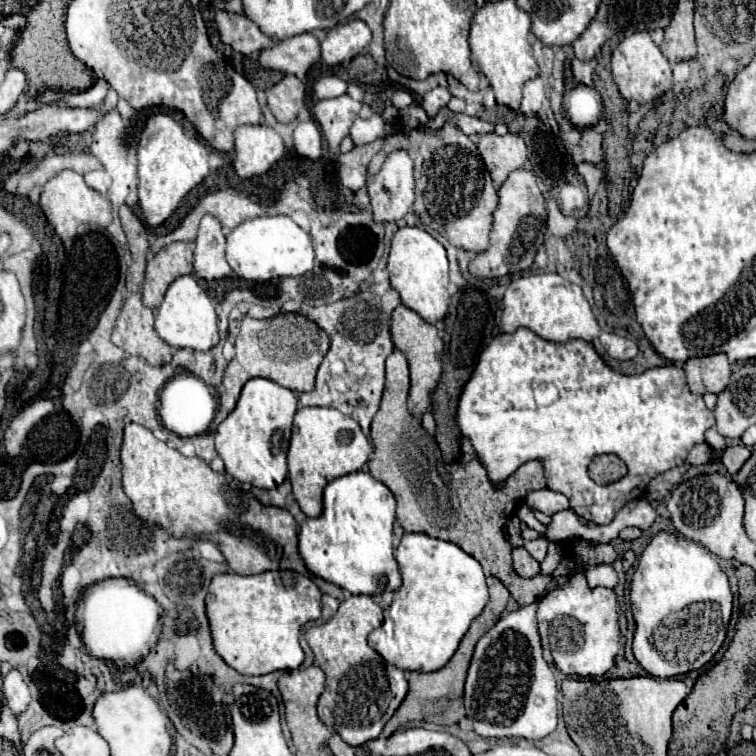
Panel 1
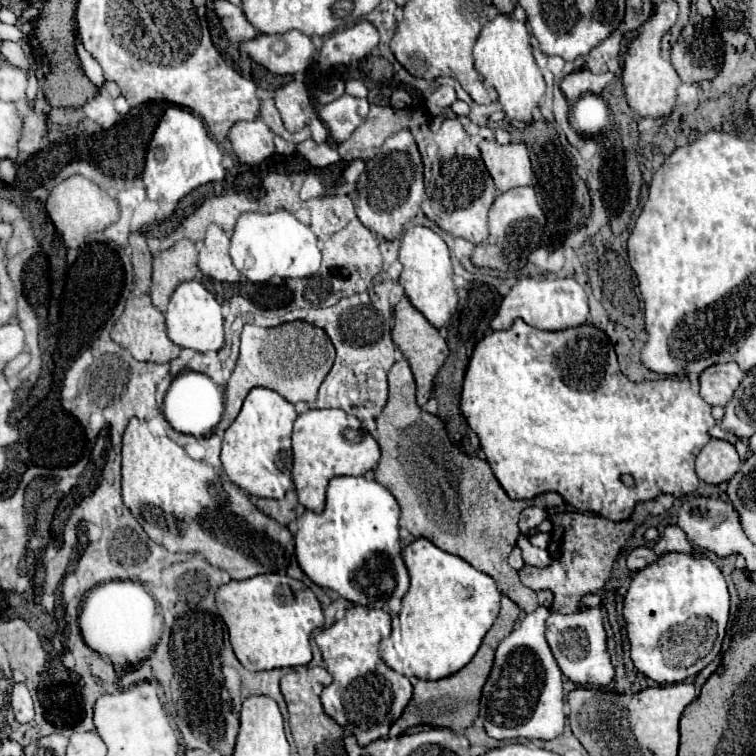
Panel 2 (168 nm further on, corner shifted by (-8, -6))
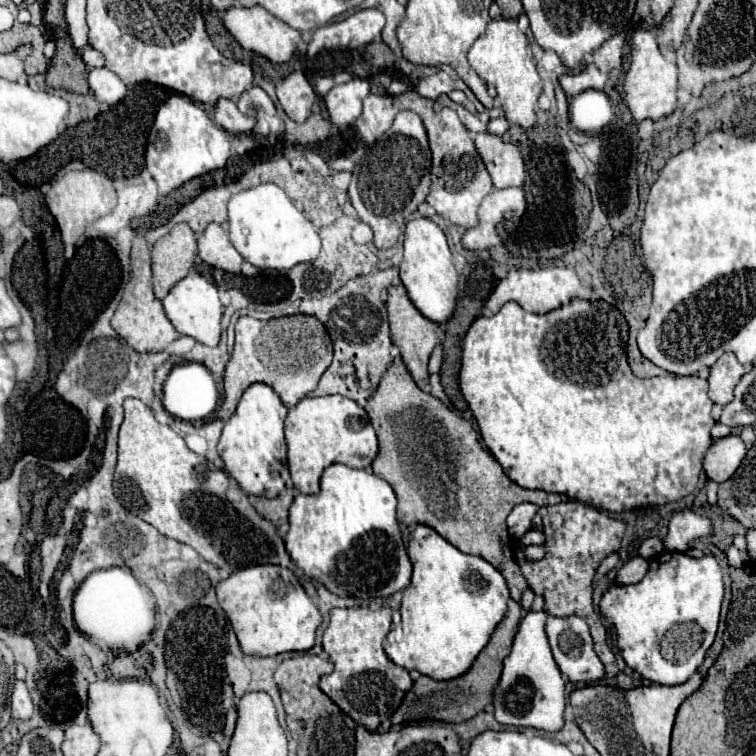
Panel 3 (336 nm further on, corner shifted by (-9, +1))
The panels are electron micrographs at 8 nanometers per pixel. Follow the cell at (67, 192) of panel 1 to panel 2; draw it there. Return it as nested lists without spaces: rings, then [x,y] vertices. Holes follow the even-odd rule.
[[[82,175],[68,177],[60,185],[56,185],[52,189],[50,197],[46,199],[46,211],[48,211],[50,219],[52,219],[52,223],[56,225],[58,233],[62,235],[64,245],[68,249],[76,249],[86,235],[96,233],[96,231],[104,231],[108,225],[112,225],[120,217],[116,199],[112,199],[94,181],[90,181],[90,179],[82,177]]]

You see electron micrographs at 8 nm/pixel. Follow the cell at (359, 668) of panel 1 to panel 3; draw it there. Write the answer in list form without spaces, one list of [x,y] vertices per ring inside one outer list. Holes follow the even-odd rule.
[[[333,608],[331,622],[323,634],[323,650],[329,654],[335,668],[329,676],[321,678],[319,688],[347,716],[351,716],[357,724],[363,724],[369,732],[375,732],[379,724],[391,718],[413,684],[409,672],[391,662],[383,652],[383,638],[391,628],[389,622],[391,608]]]

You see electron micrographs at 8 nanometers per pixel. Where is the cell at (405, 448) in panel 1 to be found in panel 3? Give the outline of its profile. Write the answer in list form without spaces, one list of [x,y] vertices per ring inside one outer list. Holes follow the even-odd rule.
[[[395,358],[389,370],[385,372],[377,392],[367,404],[367,412],[379,438],[379,454],[373,460],[373,472],[379,478],[387,480],[391,488],[395,490],[397,500],[399,500],[397,520],[407,526],[415,526],[415,524],[431,526],[435,532],[439,532],[447,542],[451,542],[463,554],[481,556],[503,574],[503,578],[507,580],[511,598],[515,602],[521,602],[521,594],[529,586],[511,550],[511,538],[505,524],[507,514],[517,504],[523,504],[523,502],[533,502],[537,506],[559,504],[561,496],[547,494],[543,490],[525,490],[517,486],[515,482],[511,482],[505,476],[499,462],[487,450],[483,450],[473,426],[465,422],[459,414],[455,414],[451,408],[447,408],[439,398],[419,390],[401,358]]]

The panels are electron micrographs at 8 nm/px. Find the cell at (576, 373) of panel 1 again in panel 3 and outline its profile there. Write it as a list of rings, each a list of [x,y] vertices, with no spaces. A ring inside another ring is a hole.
[[[575,300],[559,310],[553,310],[549,314],[529,314],[519,304],[507,302],[497,314],[493,316],[479,316],[463,340],[463,358],[461,358],[461,372],[459,372],[459,384],[461,394],[465,402],[469,404],[477,424],[483,442],[487,444],[489,452],[495,456],[495,460],[503,466],[505,474],[519,484],[521,488],[529,490],[545,490],[545,492],[557,492],[565,494],[573,500],[585,502],[595,506],[597,510],[605,512],[629,512],[639,506],[659,506],[667,502],[677,502],[685,496],[689,496],[701,474],[701,460],[703,454],[711,442],[711,428],[715,420],[711,418],[711,406],[713,402],[707,396],[707,380],[699,376],[655,376],[655,378],[637,378],[625,356],[625,340],[621,332],[627,332],[627,322],[619,314],[619,310],[607,302],[585,302]]]

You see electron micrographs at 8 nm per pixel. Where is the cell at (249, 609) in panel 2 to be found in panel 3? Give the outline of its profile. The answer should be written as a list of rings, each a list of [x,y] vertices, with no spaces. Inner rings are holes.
[[[265,564],[233,572],[217,584],[217,600],[225,610],[241,650],[247,656],[277,656],[283,652],[307,652],[315,644],[321,612],[305,594],[295,574],[287,568]]]

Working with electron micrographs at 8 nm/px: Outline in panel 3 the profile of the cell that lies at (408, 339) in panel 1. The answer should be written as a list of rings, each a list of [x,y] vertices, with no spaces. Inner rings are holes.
[[[399,284],[399,286],[391,286],[389,288],[389,298],[387,298],[387,312],[389,312],[389,324],[391,324],[391,338],[393,344],[399,346],[401,350],[401,358],[407,364],[415,384],[423,390],[429,382],[429,374],[427,374],[427,362],[429,356],[433,352],[433,348],[437,344],[441,344],[445,340],[445,332],[439,328],[439,324],[431,322],[429,318],[425,318],[409,300],[407,290]]]

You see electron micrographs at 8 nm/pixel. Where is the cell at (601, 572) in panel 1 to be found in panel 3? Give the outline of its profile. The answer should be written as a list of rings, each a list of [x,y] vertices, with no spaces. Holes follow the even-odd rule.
[[[523,598],[525,616],[519,624],[519,630],[513,638],[513,646],[509,656],[503,660],[503,672],[499,684],[493,690],[493,708],[495,720],[507,726],[533,726],[539,730],[555,732],[563,728],[563,710],[565,710],[565,680],[561,670],[553,658],[547,634],[545,634],[545,620],[547,612],[533,610],[531,598]]]

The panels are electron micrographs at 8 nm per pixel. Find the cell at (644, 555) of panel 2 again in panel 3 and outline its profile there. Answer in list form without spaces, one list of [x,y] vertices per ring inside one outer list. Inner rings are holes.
[[[647,538],[647,540],[643,540],[641,542],[641,546],[639,546],[639,556],[641,558],[645,558],[645,560],[649,560],[649,558],[653,558],[653,556],[657,556],[659,552],[663,552],[663,542],[659,540],[659,538]]]

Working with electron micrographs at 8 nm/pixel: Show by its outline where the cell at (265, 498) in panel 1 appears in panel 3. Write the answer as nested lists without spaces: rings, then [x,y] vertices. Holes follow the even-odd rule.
[[[285,490],[283,494],[279,494],[277,498],[255,498],[253,506],[255,510],[259,510],[259,514],[263,514],[263,518],[271,520],[279,532],[285,532],[287,528],[287,516],[289,516],[289,506],[294,499],[294,491]]]

